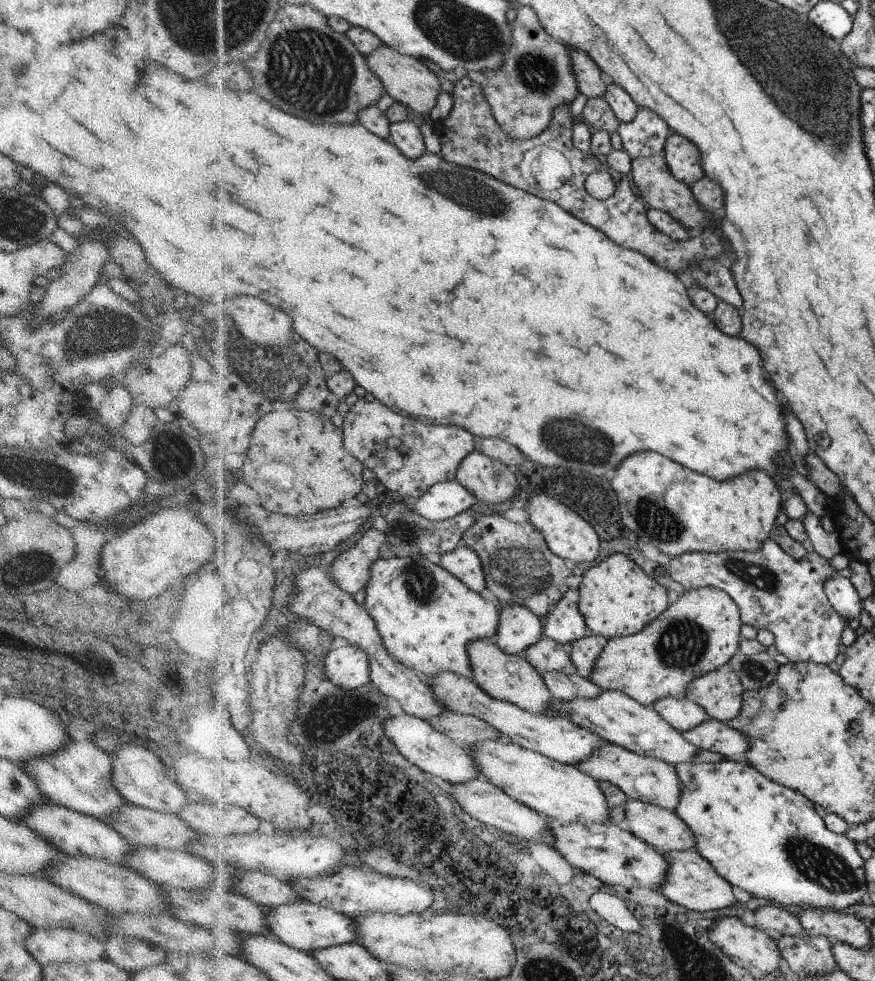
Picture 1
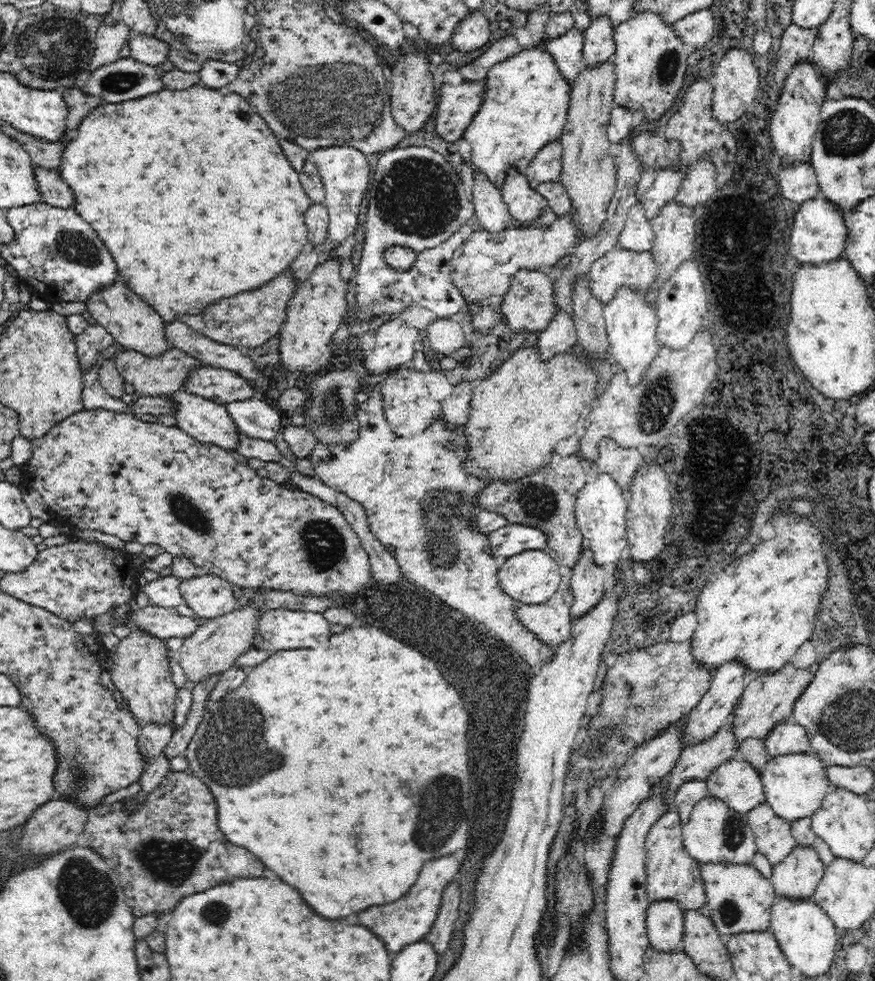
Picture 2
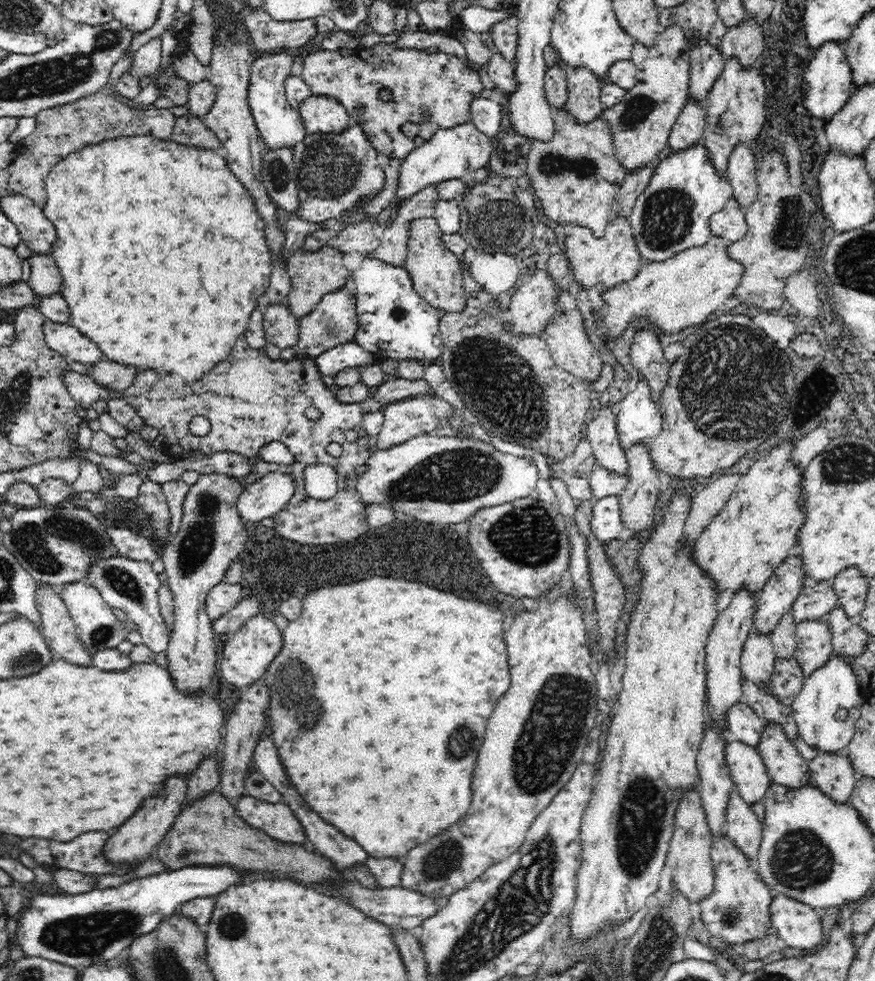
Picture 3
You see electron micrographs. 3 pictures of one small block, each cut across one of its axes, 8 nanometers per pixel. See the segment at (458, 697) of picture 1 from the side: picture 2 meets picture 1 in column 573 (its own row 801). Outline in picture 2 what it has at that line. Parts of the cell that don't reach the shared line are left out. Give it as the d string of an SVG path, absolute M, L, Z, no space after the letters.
M740 757L718 765L704 782L711 797L745 815L766 800L759 771Z

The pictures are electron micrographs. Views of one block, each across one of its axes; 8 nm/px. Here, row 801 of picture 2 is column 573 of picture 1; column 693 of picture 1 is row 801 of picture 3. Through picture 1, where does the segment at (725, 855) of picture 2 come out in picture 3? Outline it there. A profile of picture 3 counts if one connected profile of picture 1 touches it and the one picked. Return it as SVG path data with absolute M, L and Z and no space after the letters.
M734 739L726 745L726 766L734 783L734 792L748 806L763 801L772 782L758 748L747 747Z

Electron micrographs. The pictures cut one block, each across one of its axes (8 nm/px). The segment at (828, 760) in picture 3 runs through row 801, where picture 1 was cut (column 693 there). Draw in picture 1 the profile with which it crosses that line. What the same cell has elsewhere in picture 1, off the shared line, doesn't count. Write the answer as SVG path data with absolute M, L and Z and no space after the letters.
M634 800L626 804L626 818L630 822L631 834L664 855L697 846L692 830L676 811Z

